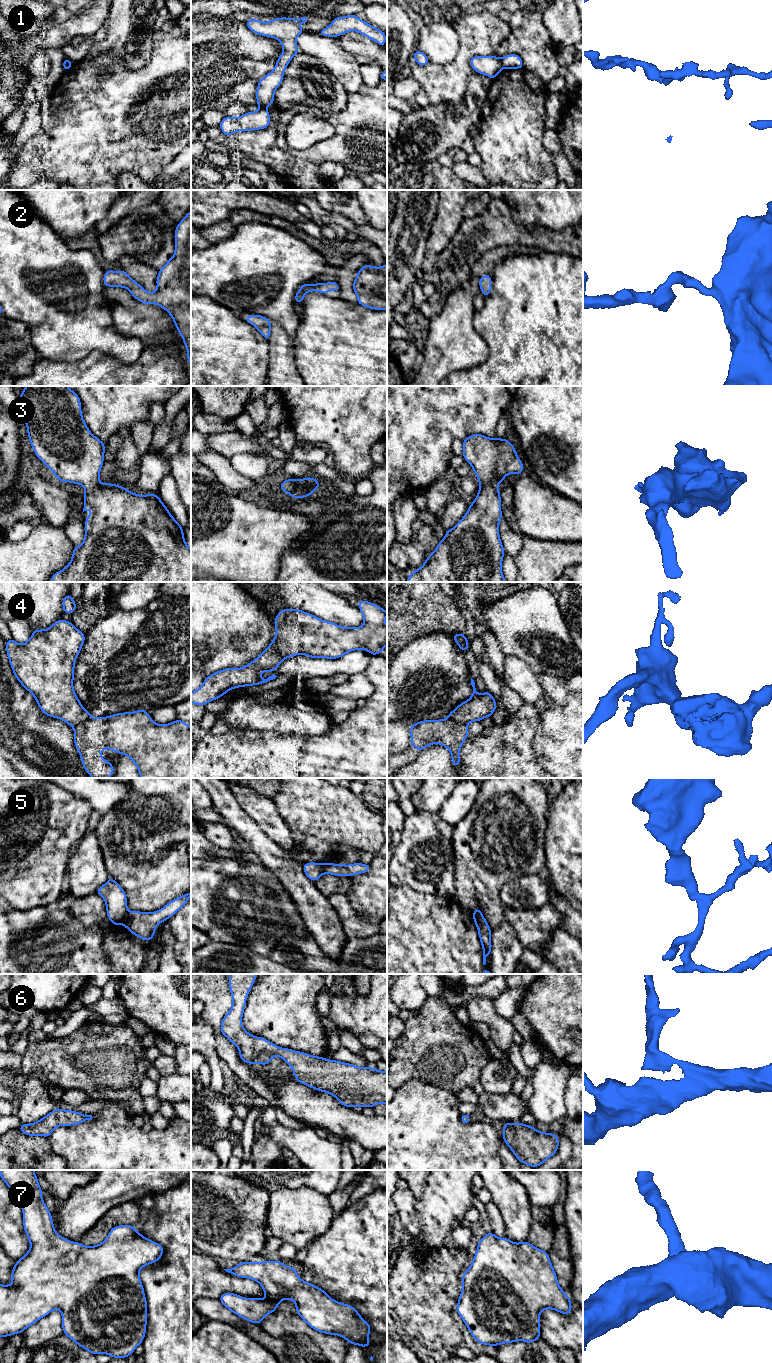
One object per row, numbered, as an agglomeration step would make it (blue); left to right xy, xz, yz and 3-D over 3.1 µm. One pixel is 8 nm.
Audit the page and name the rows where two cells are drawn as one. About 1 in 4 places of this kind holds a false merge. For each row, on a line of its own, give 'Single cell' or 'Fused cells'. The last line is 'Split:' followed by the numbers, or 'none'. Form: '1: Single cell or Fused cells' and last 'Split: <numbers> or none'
1: Fused cells
2: Single cell
3: Single cell
4: Fused cells
5: Fused cells
6: Single cell
7: Single cell
Split: 1, 4, 5

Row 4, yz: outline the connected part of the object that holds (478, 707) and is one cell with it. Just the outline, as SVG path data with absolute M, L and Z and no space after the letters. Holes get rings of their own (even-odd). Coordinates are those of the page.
M472 678L471 685L473 687L472 696L451 711L447 718L468 725L470 722L481 721L486 717L491 717L497 708L494 697L487 690L480 695Z

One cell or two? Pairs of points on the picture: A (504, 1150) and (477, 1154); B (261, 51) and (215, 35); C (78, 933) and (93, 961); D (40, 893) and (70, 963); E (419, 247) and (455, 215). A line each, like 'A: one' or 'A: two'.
A: two
B: one
C: one
D: two
E: two

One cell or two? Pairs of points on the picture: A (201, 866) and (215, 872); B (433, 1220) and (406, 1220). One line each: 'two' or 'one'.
A: one
B: two

